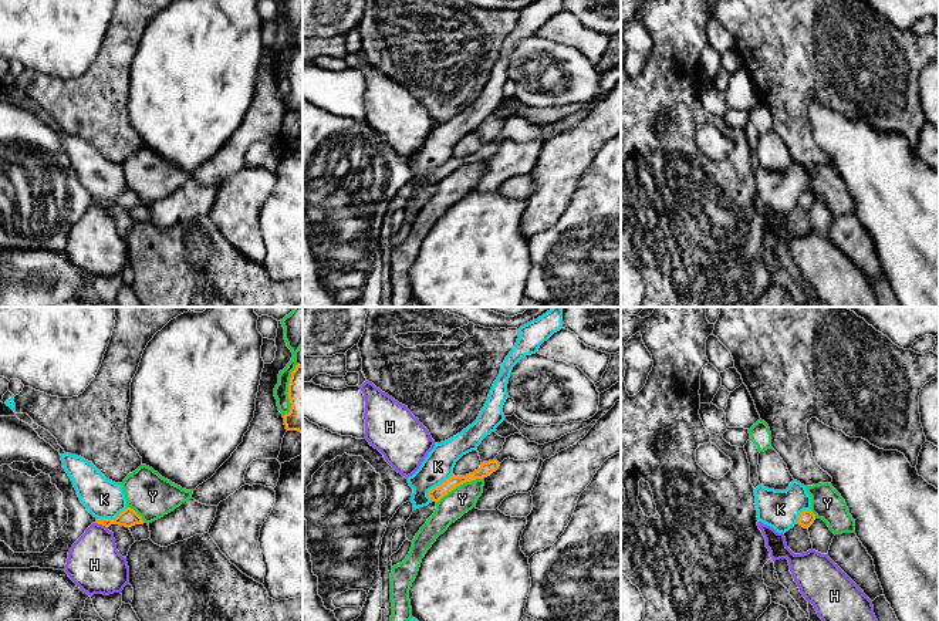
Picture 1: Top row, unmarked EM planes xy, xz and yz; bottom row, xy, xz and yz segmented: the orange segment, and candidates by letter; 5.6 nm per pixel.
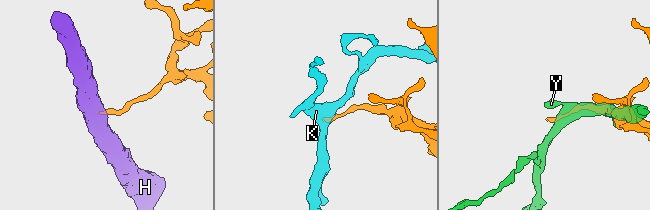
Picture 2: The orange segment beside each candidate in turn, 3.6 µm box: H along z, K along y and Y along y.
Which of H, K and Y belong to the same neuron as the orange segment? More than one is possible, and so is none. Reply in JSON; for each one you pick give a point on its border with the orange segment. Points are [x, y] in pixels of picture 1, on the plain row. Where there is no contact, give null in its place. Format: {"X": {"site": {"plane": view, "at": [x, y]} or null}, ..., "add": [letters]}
{"add": []}

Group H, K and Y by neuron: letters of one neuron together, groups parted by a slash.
H / K / Y

